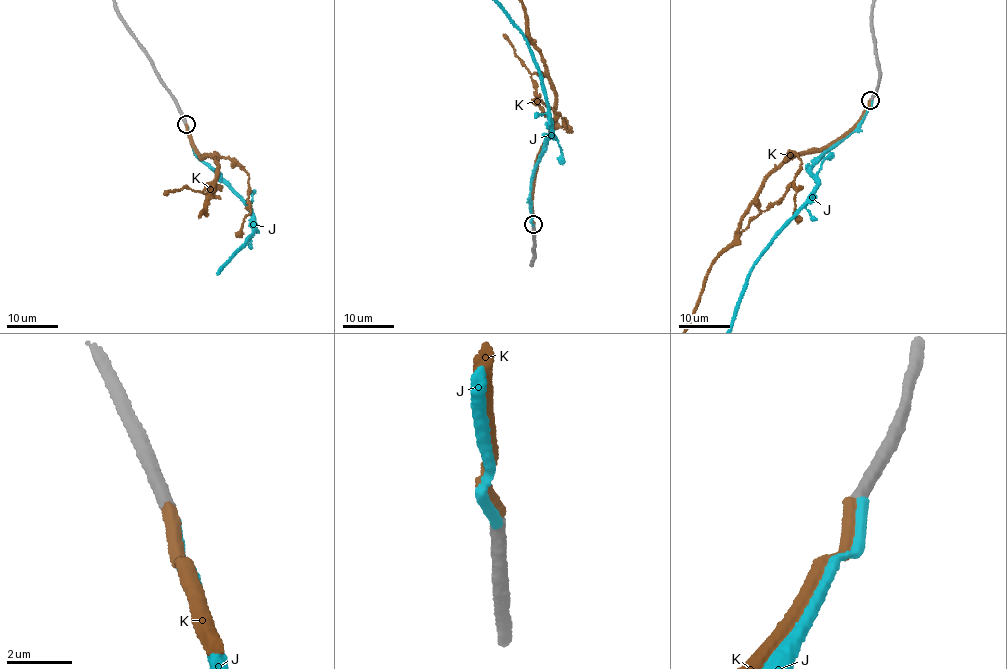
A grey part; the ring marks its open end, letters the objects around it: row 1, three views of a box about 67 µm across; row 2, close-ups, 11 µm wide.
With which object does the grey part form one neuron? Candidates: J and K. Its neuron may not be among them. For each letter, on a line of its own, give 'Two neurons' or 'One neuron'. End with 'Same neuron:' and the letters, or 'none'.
J: Two neurons
K: One neuron
Same neuron: K

